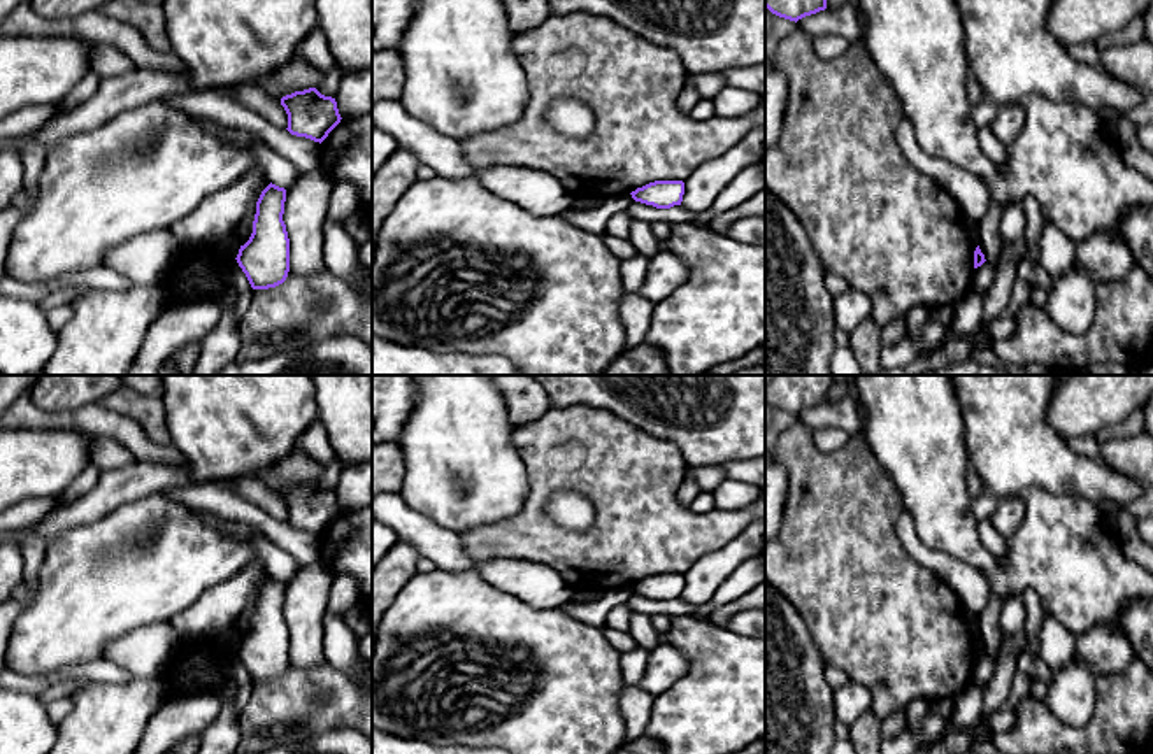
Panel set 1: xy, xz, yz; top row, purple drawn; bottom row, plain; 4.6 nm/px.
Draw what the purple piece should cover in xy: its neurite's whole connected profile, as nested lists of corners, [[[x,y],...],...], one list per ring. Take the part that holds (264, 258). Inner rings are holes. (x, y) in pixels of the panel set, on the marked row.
[[[269,184],[258,202],[249,240],[240,245],[237,263],[253,289],[283,284],[290,272],[290,238],[283,221],[286,189]]]

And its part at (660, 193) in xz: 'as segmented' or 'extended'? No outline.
as segmented

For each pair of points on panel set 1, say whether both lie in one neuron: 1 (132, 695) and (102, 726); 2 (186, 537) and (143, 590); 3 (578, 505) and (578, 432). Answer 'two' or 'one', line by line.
1: one
2: one
3: two

